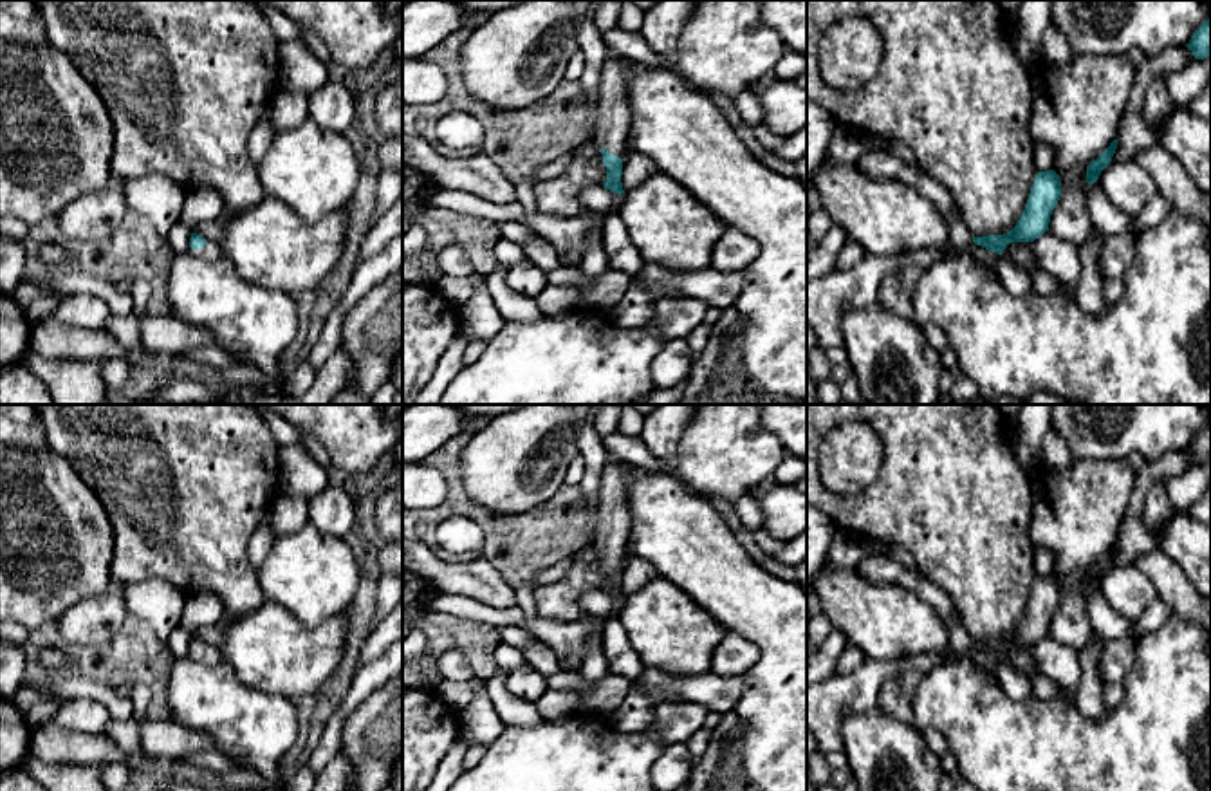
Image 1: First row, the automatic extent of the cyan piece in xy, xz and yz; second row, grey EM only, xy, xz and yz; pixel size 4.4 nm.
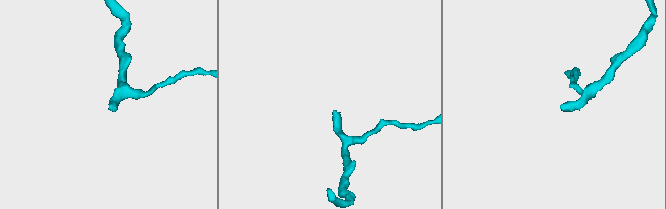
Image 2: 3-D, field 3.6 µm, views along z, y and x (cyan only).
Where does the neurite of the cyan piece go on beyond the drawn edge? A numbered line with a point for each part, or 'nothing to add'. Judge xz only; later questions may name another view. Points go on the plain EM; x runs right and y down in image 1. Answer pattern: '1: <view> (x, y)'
1: xz (612, 530)

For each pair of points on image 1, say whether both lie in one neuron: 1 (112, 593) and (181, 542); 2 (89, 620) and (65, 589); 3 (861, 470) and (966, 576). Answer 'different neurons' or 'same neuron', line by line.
1: different neurons
2: different neurons
3: different neurons

